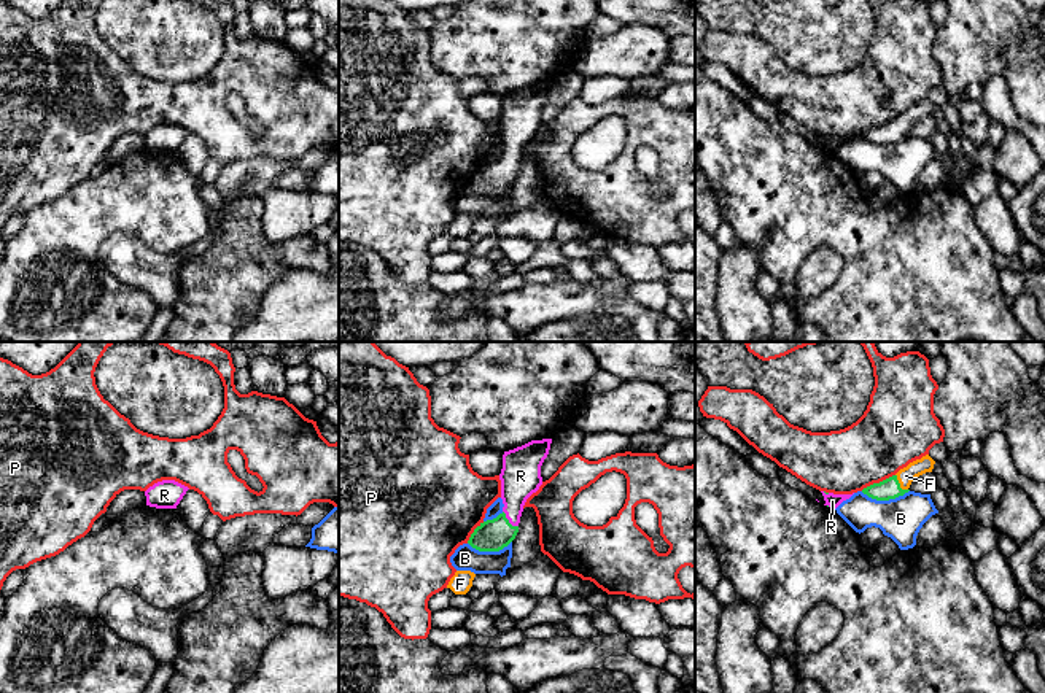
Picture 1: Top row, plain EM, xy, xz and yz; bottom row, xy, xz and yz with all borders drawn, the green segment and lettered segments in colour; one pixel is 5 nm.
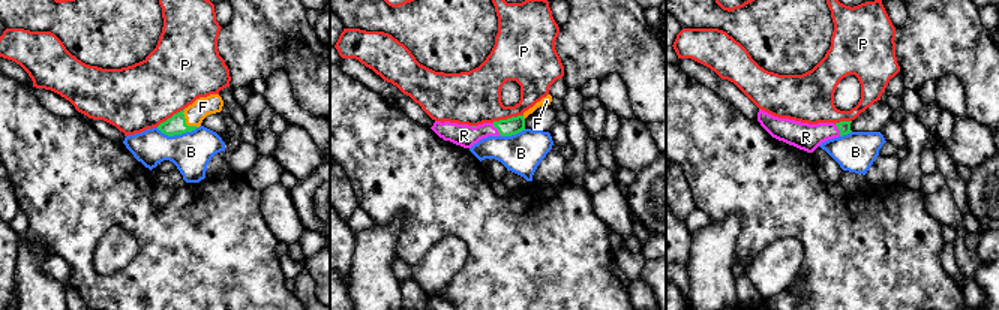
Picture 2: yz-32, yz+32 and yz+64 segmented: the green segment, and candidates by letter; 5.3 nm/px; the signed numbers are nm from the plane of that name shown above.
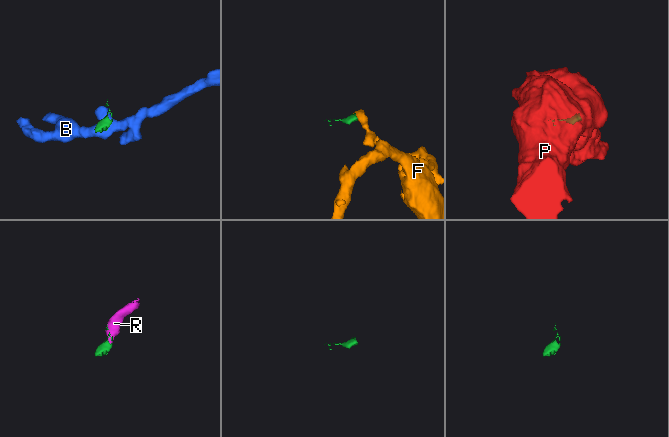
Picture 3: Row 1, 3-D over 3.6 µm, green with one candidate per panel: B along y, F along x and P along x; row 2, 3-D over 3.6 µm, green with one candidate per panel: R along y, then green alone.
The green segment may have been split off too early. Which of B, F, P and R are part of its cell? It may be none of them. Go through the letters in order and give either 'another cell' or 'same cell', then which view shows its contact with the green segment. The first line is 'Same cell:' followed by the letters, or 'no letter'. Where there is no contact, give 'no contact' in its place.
Same cell: F, R
B: another cell; contact in yz
F: same cell; contact in yz
P: another cell; contact in yz
R: same cell; contact in xz

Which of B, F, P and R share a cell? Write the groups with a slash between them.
B / F R / P

